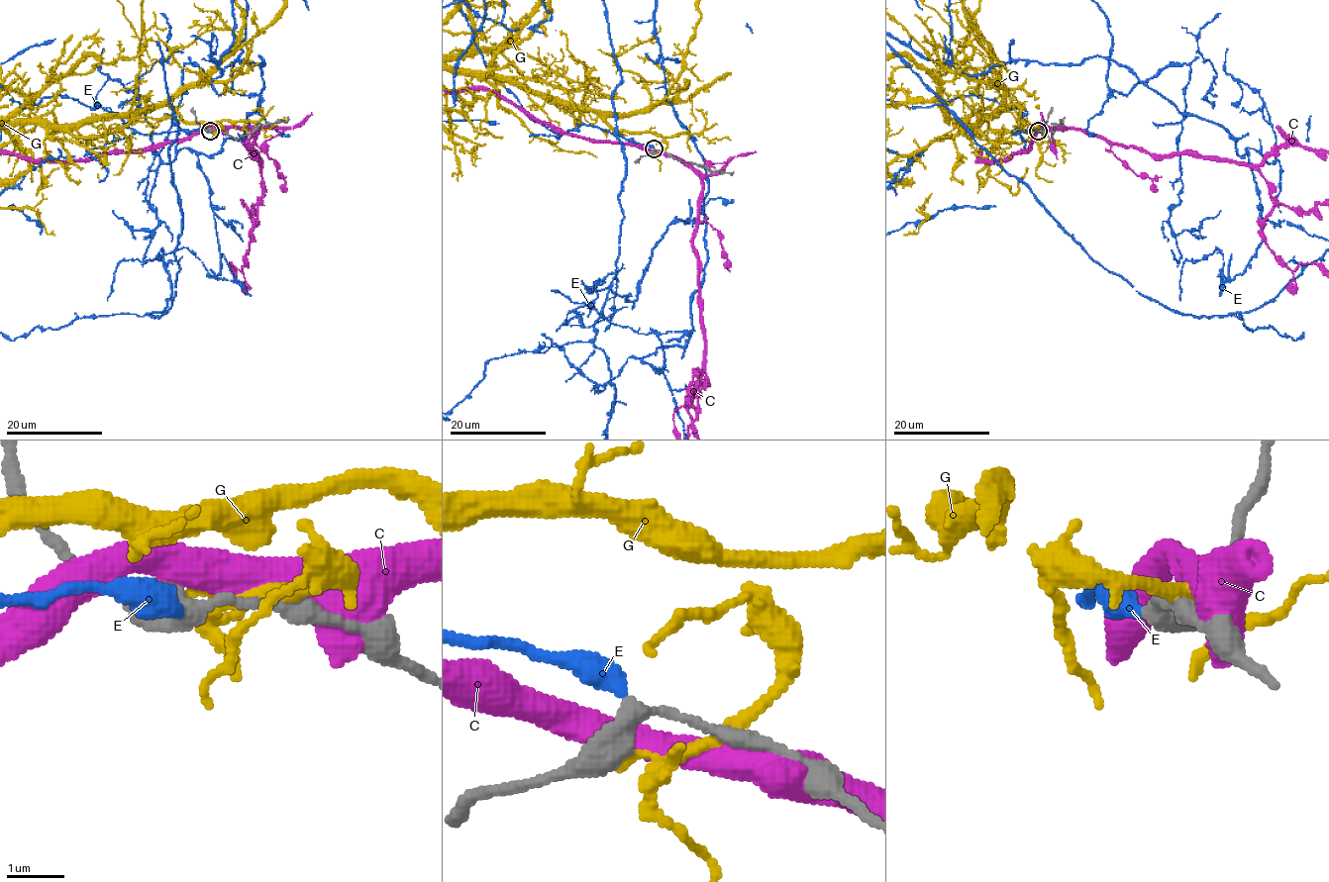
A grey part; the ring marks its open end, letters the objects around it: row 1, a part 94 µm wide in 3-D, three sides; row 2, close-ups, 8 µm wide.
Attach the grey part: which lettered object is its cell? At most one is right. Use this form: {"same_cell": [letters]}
{"same_cell": ["E"]}

